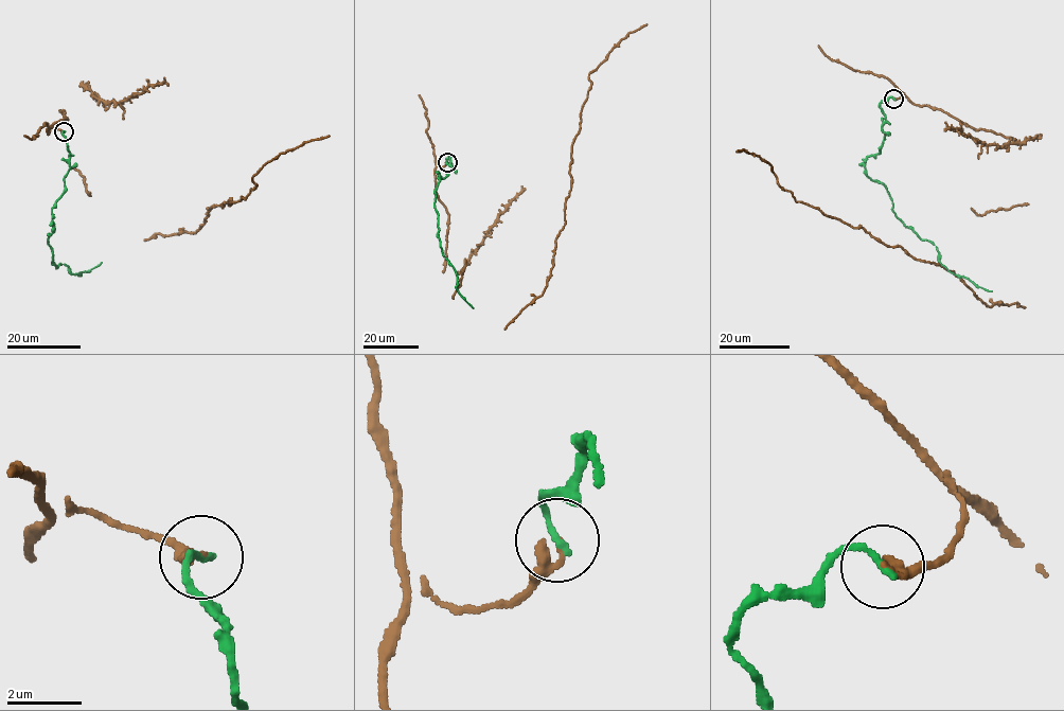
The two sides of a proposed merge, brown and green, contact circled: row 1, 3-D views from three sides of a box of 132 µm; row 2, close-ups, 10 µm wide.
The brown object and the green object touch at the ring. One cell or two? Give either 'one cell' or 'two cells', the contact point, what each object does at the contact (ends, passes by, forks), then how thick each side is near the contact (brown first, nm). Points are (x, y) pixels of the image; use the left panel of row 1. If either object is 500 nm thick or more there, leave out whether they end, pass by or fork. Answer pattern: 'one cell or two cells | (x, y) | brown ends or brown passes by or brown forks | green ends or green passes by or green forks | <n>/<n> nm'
one cell | (64, 131) | brown ends | green ends | 140/170 nm

